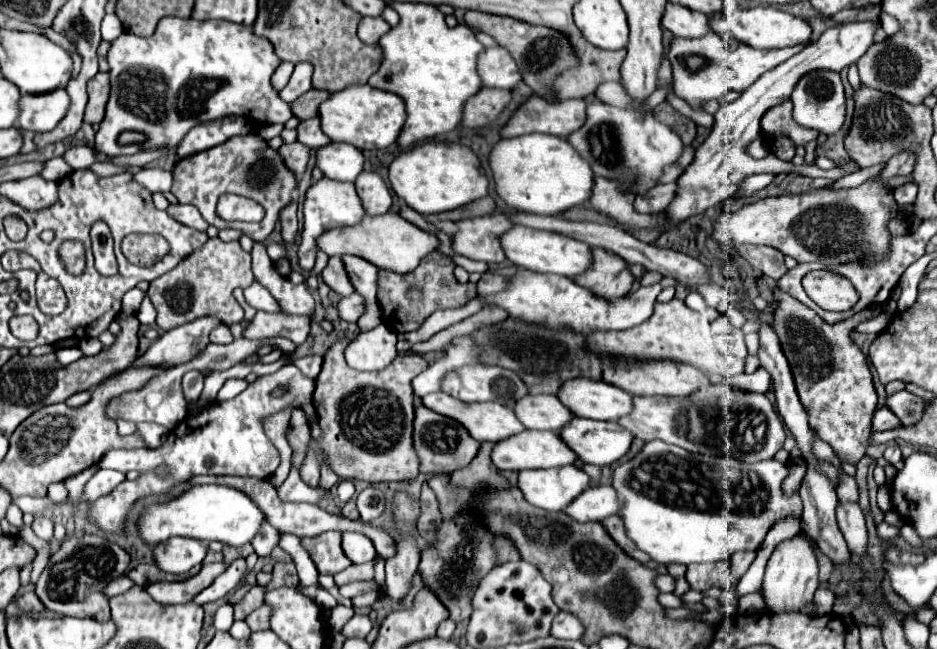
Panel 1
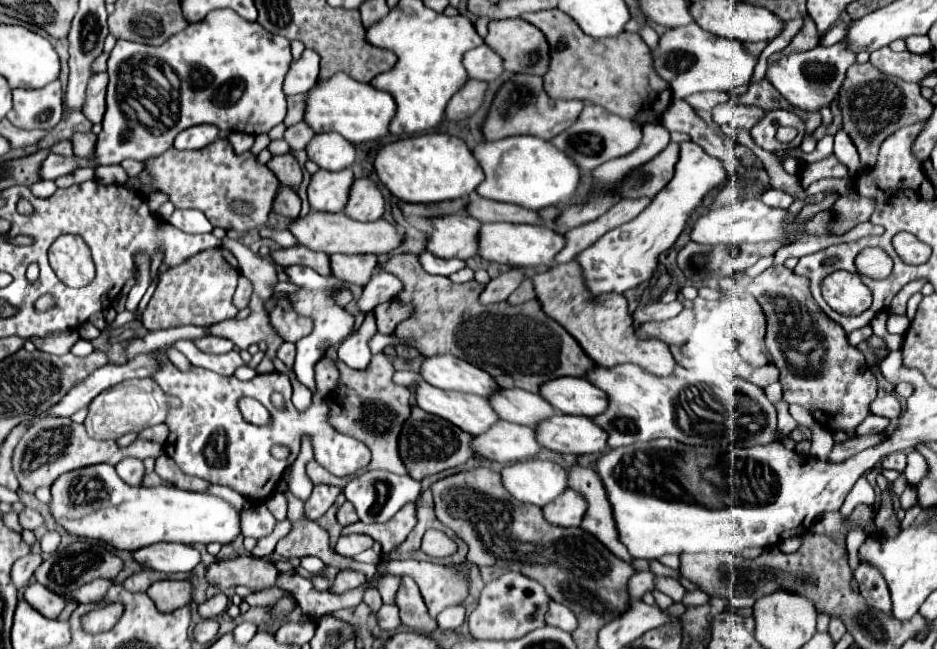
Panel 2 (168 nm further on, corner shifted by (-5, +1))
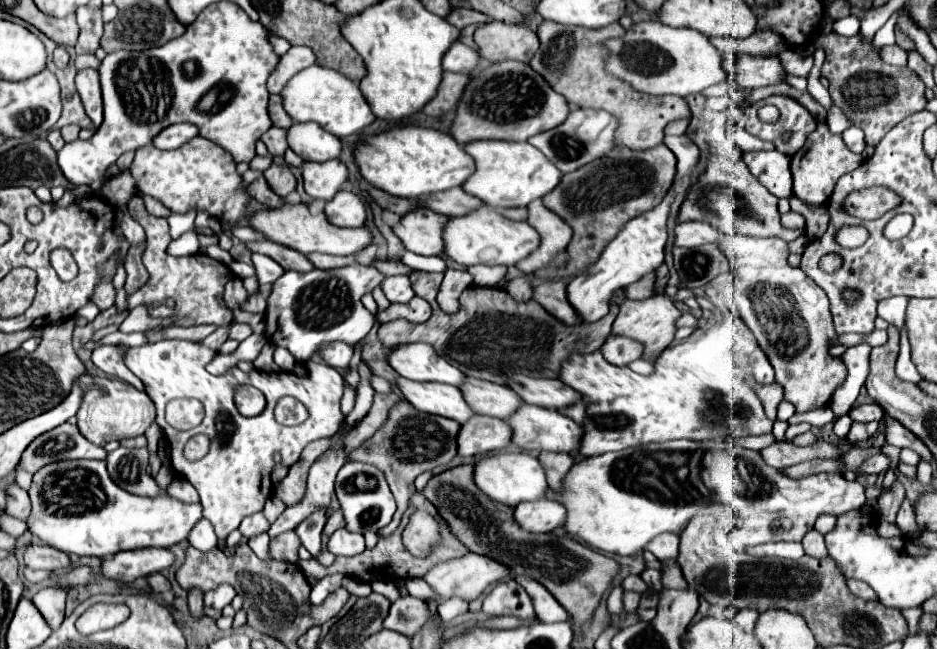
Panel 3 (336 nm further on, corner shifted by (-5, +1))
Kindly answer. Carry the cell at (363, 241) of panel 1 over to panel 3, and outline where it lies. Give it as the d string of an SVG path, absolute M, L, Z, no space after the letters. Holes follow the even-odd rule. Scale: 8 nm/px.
M284 204L278 210L262 210L256 212L254 218L250 218L252 228L262 232L268 240L274 240L278 244L284 244L288 248L294 248L302 254L312 254L312 252L322 252L322 254L332 254L332 256L350 256L356 254L358 250L366 248L372 244L372 232L362 226L362 228L340 228L328 222L326 214L310 214L306 204Z

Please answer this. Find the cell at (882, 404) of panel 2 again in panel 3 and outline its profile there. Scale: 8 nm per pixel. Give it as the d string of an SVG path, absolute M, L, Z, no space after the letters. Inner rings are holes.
M872 402L872 404L854 406L854 408L848 412L848 416L850 416L852 420L856 420L856 422L870 422L870 420L882 420L884 410L882 410L882 406L878 406L876 402Z

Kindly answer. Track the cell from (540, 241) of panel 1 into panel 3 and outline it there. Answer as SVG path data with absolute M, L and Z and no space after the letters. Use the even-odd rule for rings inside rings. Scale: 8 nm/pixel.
M490 206L478 214L466 214L466 218L452 218L450 226L446 226L446 254L462 266L514 266L538 250L538 246L540 236L528 222L508 220Z

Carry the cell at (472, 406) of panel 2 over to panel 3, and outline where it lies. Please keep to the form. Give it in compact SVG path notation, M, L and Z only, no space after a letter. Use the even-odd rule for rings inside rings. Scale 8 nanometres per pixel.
M398 378L398 388L404 398L420 412L444 416L456 422L468 422L474 412L462 396L462 390L450 384L438 382L414 382L406 378Z

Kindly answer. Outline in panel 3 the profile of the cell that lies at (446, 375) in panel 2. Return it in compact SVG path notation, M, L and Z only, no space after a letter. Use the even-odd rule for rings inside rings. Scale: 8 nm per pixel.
M406 344L390 352L390 366L408 380L418 382L444 382L452 386L462 386L466 376L448 364L440 354L434 352L430 344Z

